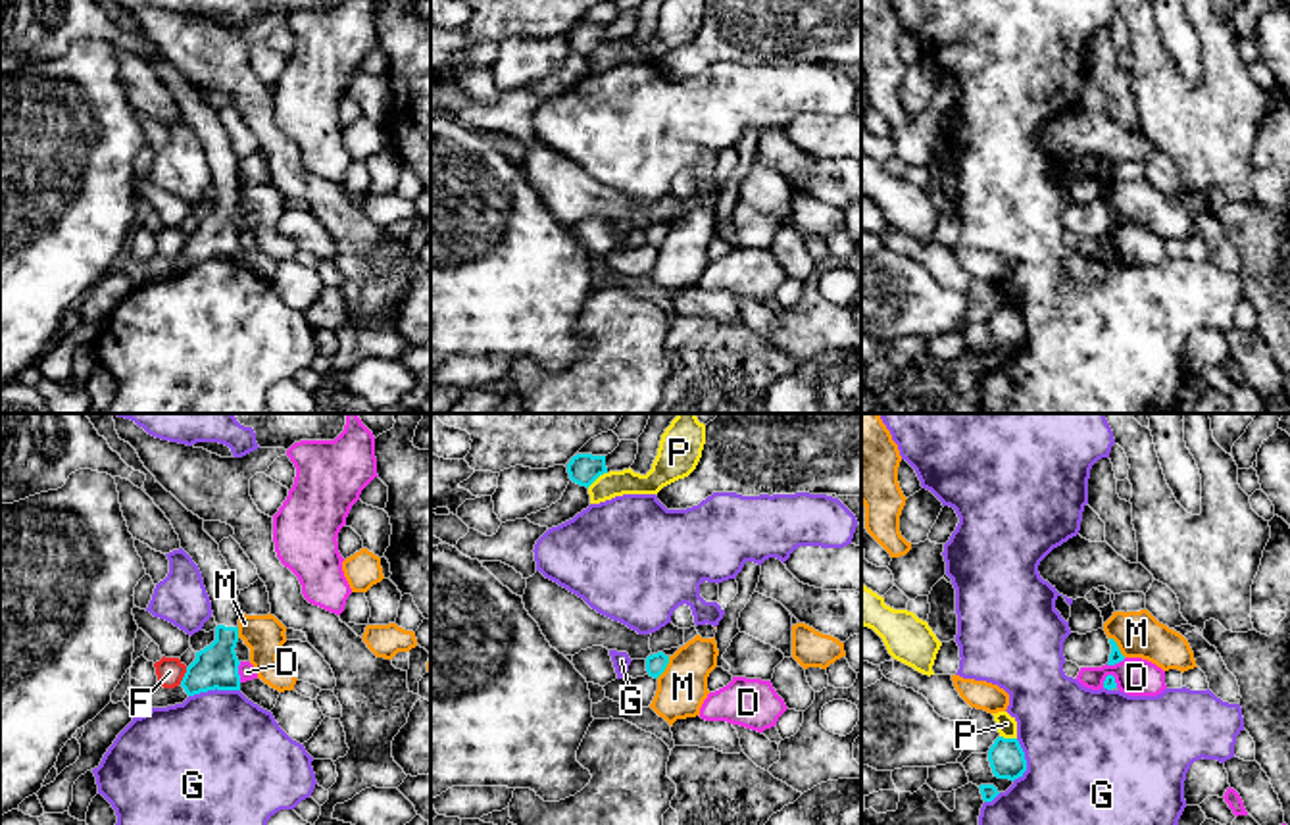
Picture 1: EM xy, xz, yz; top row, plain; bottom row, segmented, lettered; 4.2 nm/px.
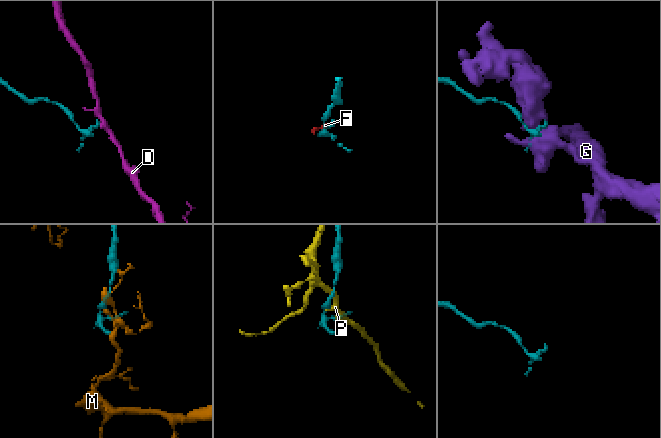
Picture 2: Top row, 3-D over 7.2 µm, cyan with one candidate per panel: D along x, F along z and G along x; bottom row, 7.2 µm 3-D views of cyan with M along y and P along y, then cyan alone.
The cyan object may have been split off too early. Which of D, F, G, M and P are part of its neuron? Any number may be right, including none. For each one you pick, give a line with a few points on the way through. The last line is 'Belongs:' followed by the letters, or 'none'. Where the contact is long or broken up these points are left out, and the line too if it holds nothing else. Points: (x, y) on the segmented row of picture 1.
Belongs: none

